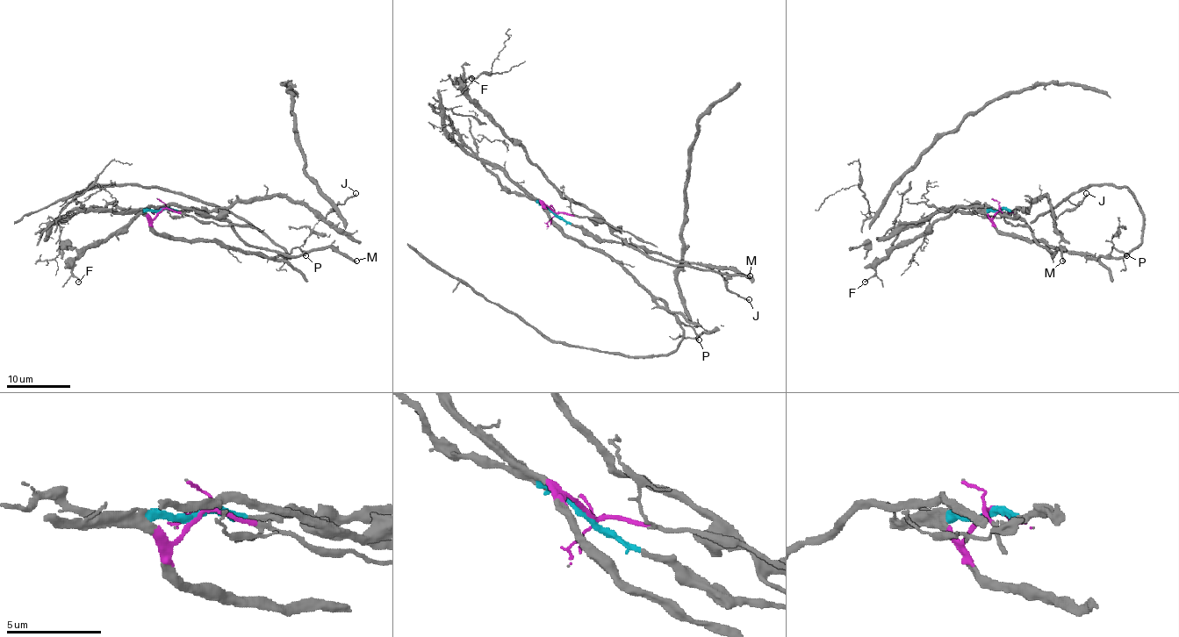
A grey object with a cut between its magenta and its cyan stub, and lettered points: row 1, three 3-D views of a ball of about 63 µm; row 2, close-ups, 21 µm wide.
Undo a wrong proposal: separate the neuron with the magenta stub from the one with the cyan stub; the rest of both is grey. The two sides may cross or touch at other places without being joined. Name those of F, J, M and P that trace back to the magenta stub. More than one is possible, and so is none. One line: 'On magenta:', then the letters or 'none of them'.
On magenta: F, M, P

